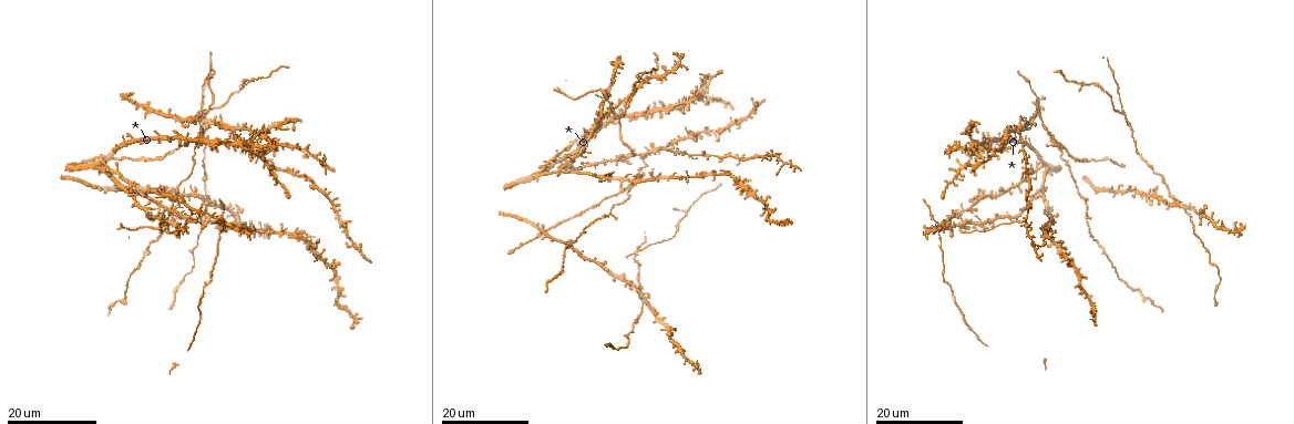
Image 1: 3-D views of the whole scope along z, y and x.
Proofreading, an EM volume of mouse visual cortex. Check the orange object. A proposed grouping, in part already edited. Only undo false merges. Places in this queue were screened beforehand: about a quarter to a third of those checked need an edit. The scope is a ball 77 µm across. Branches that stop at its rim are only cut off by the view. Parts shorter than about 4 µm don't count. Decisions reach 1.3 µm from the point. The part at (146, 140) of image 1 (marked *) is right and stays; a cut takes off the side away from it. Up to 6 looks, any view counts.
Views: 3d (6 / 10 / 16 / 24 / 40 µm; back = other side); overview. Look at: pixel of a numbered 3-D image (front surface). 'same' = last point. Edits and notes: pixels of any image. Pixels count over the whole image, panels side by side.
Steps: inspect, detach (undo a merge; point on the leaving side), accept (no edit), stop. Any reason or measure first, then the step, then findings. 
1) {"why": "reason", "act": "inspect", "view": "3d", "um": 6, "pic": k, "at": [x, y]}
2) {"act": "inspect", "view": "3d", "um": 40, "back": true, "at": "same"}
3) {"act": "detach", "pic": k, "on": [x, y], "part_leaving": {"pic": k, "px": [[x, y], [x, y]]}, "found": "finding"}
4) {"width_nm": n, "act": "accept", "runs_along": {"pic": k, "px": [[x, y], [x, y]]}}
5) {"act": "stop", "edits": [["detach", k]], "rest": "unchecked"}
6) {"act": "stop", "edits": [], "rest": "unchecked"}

{"act": "inspect", "view": "3d", "um": 24, "pic": 1, "at": [628, 162]}

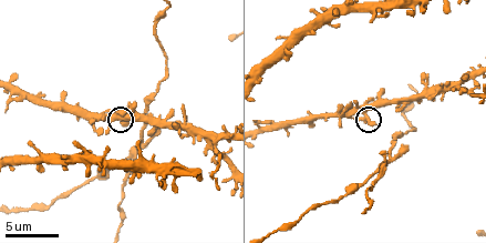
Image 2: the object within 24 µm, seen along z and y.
{"why": "closer look", "act": "inspect", "view": "3d", "um": 6, "pic": 2, "at": [366, 117]}

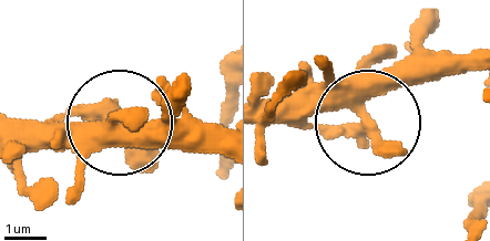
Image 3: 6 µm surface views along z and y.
{"width_nm": 390, "act": "accept", "found": "all the same neuron"}

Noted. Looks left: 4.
{"why": "four-way junction", "act": "inspect", "view": "3d", "um": 16, "pic": 1, "at": [259, 146]}

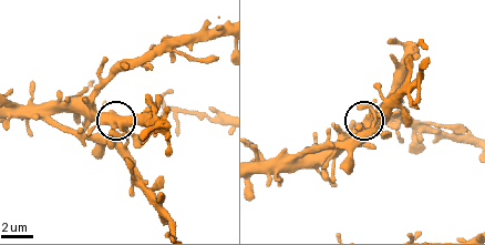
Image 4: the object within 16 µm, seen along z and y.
{"act": "inspect", "view": "3d", "um": 10, "pic": 4, "at": [122, 126]}

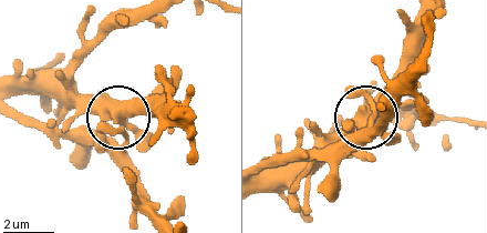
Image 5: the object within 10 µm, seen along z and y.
{"width_nm": 450, "act": "accept", "found": "continuous, no second neuron"}

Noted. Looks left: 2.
{"why": "three-way junction", "act": "inspect", "view": "3d", "um": 24, "pic": 1, "at": [654, 74]}

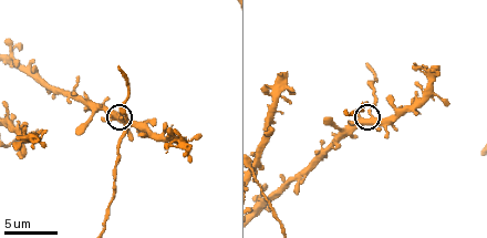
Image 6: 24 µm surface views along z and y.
{"act": "inspect", "view": "3d", "um": 10, "pic": 6, "at": [121, 120]}

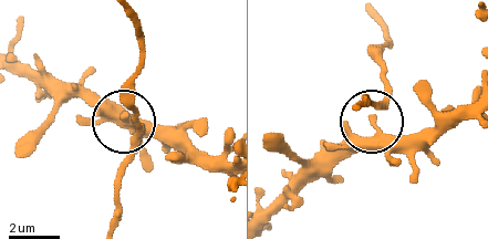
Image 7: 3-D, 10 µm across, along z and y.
{"side_arm_um": 11, "act": "accept", "runs_along": {"pic": 7, "px": [[21, 59], [59, 82], [84, 86], [126, 123], [184, 128]]}, "found": "one neuron here"}

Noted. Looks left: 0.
{"act": "stop", "edits": [], "rest": "unchecked"}

